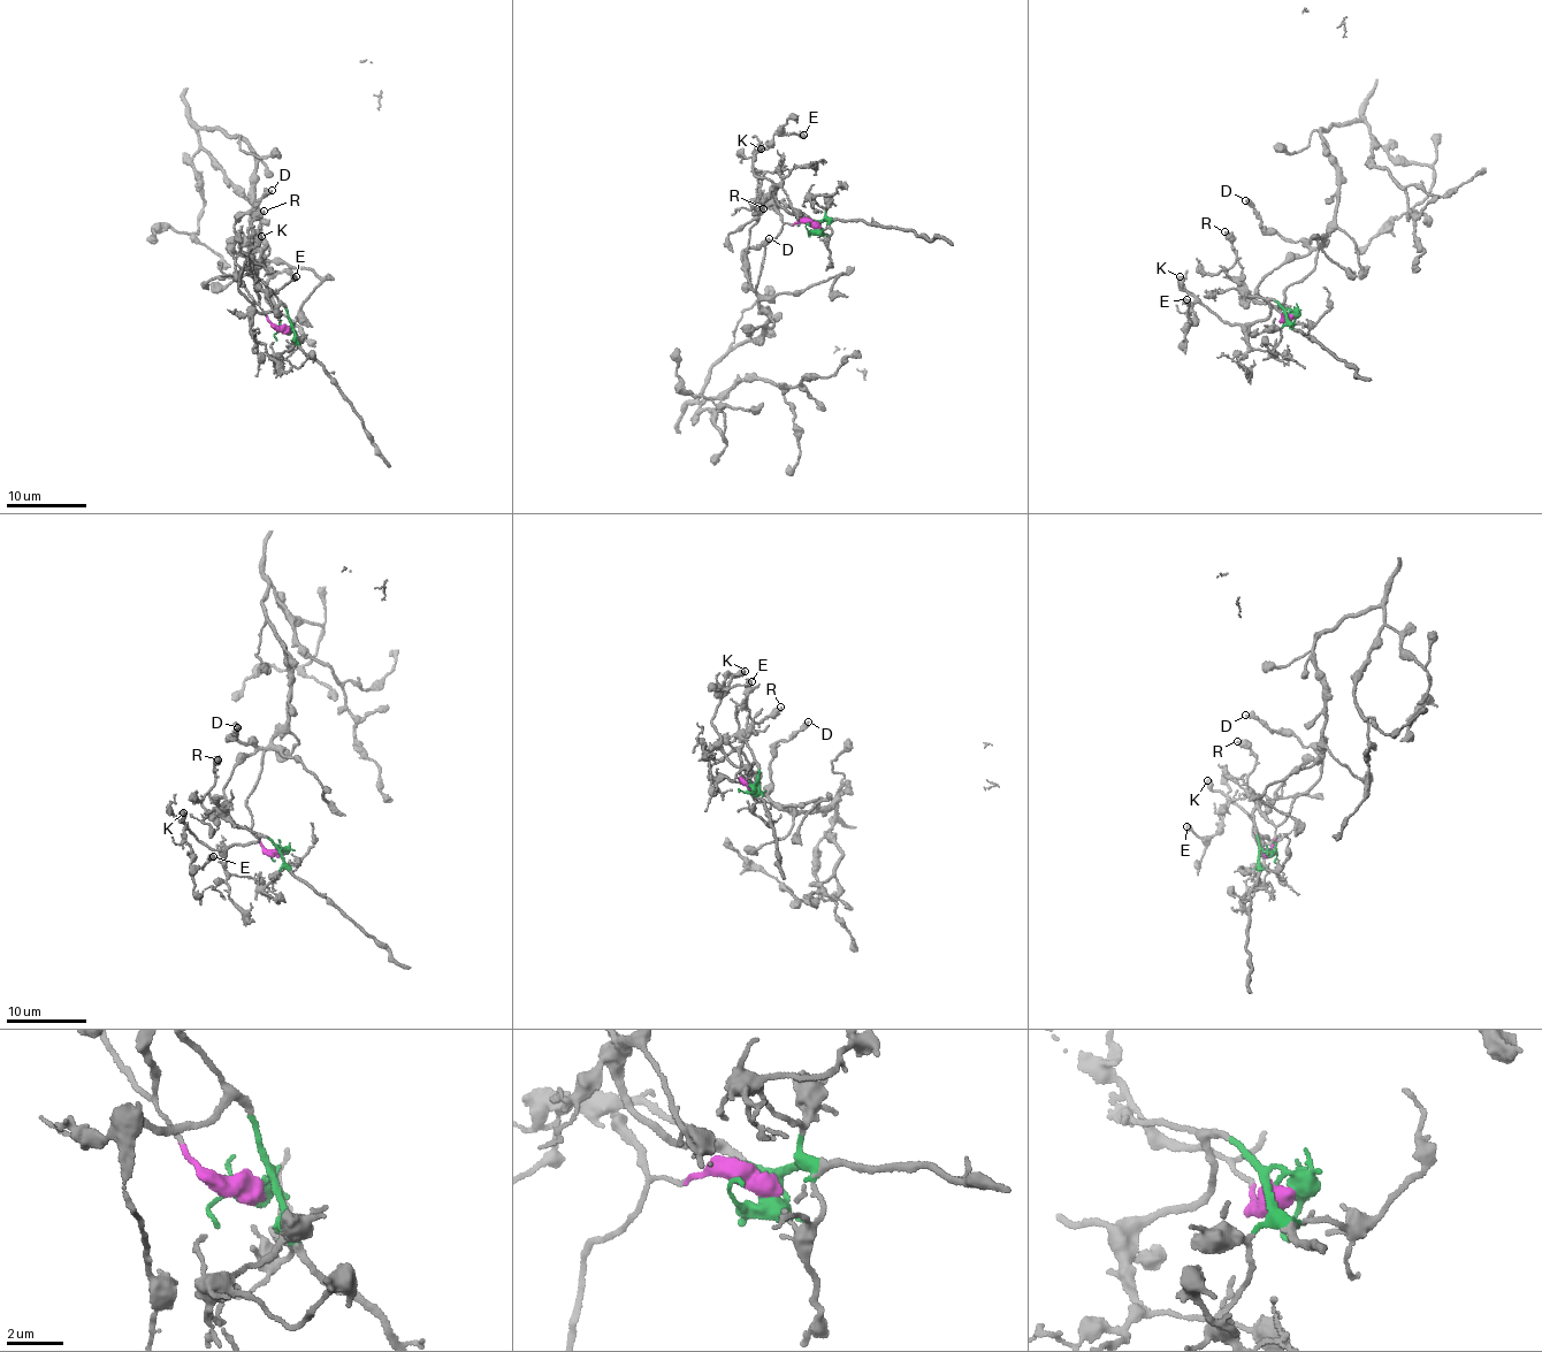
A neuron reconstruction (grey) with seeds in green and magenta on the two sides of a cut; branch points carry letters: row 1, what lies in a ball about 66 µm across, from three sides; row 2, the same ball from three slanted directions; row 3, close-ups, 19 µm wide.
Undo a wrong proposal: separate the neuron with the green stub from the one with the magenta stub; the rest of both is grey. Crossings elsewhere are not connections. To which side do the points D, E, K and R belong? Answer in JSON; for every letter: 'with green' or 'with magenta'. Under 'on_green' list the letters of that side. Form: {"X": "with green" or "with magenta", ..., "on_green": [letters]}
{"D": "with magenta", "E": "with green", "K": "with green", "R": "with green", "on_green": ["E", "K", "R"]}

